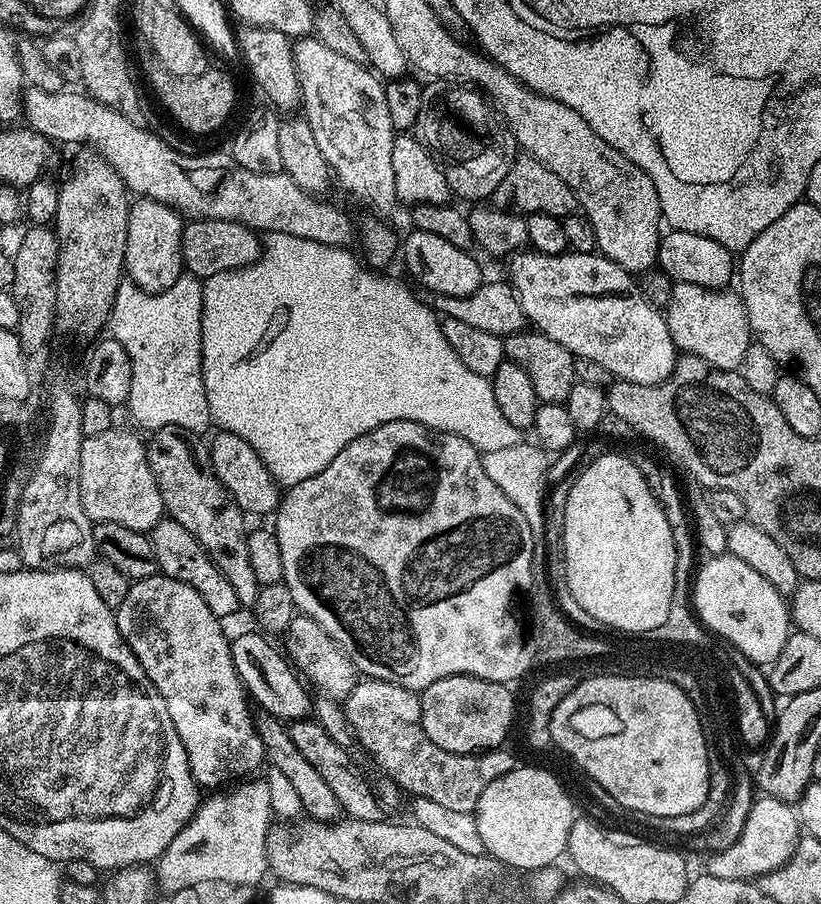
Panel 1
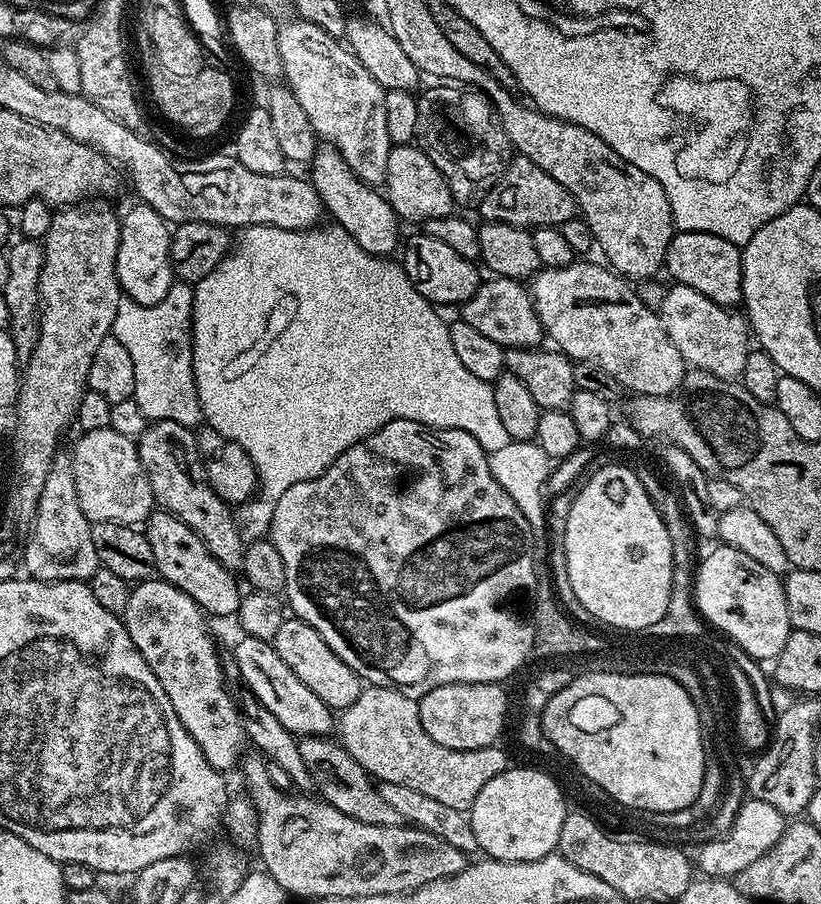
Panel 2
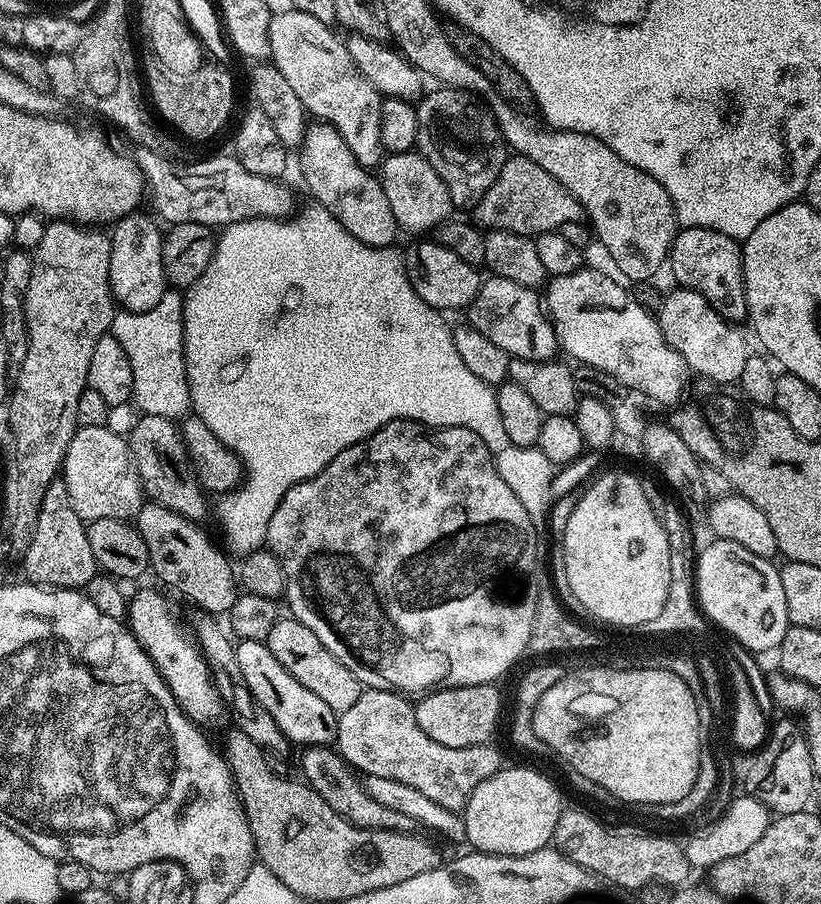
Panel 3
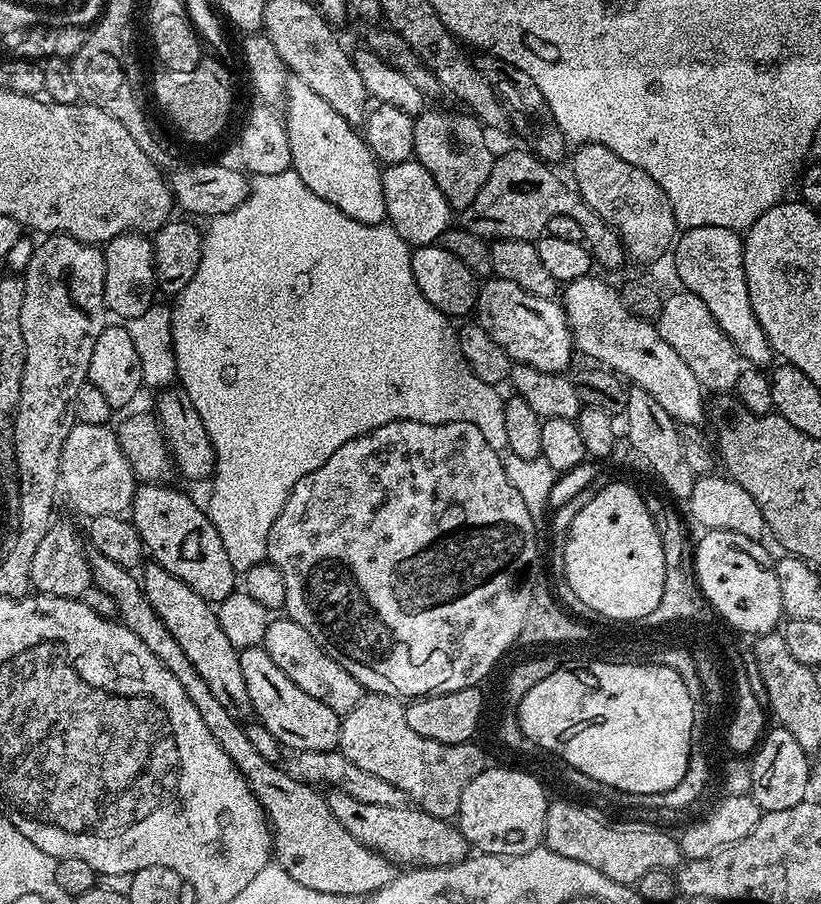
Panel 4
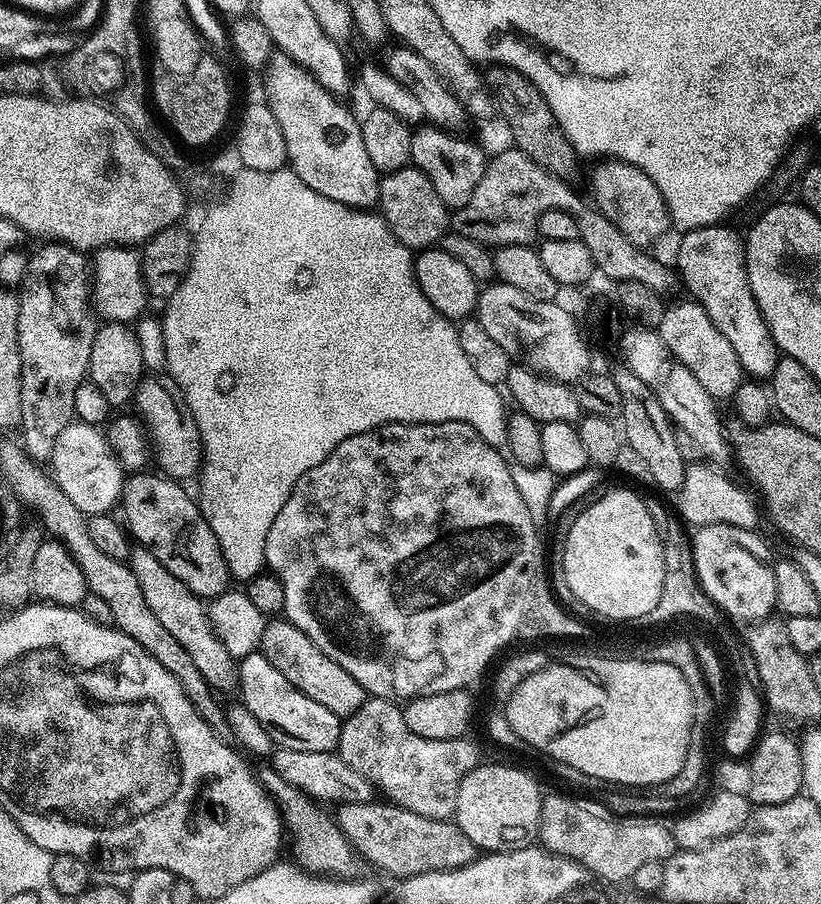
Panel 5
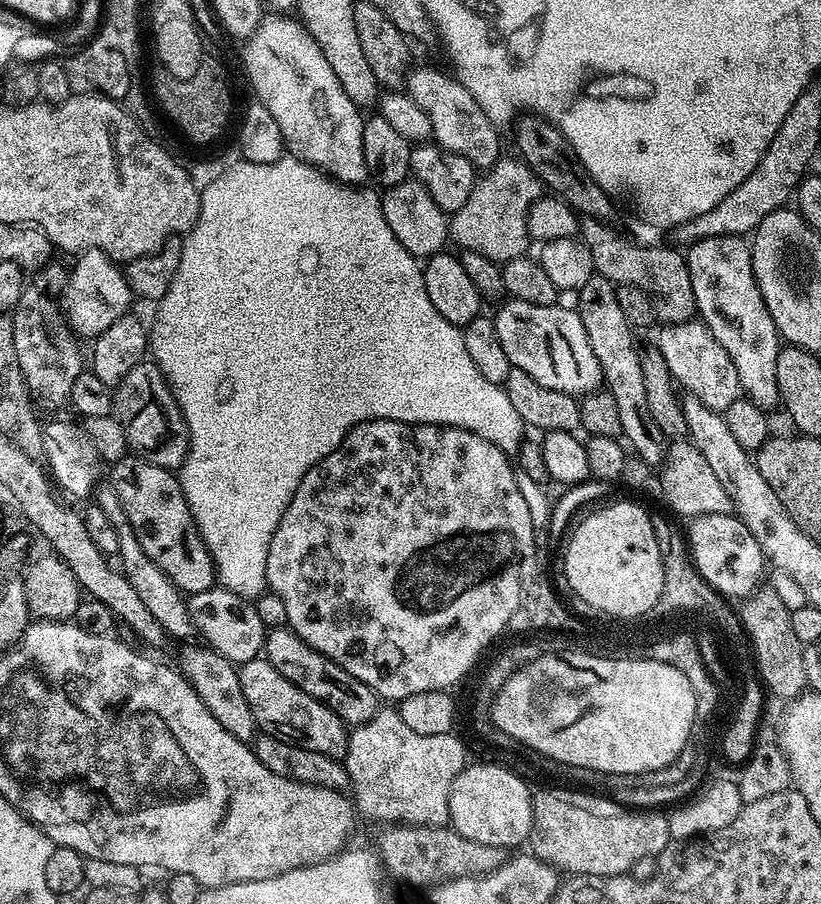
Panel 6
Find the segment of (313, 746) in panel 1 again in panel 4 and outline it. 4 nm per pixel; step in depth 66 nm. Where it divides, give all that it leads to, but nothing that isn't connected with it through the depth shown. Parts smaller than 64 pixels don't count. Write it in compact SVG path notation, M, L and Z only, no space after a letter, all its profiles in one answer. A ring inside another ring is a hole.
M335 790L329 791L326 799L334 818L338 818L338 822L342 822L342 826L346 826L348 833L354 834L354 838L358 842L362 842L362 846L391 860L393 865L408 864L404 866L409 869L445 868L469 859L470 845L459 827L455 823L423 812L420 808L415 806L370 806L366 802L358 802L358 798L350 798L350 794L342 794Z

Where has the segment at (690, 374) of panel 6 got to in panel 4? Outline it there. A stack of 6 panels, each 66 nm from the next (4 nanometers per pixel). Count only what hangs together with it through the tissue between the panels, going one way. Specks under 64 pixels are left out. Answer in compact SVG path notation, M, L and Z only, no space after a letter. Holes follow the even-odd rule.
M679 290L664 300L660 316L655 320L656 329L670 346L690 366L694 378L698 378L701 388L712 394L728 394L735 389L742 371L742 357L732 339L725 334L722 326L714 322L714 314L706 310L706 302L687 290Z

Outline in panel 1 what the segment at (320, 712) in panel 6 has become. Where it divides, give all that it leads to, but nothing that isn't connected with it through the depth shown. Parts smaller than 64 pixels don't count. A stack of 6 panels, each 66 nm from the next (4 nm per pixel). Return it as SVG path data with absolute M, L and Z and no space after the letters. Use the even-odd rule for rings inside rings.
M244 632L236 637L233 635L230 640L232 661L236 673L244 684L245 692L257 705L260 703L264 707L261 709L267 715L274 716L278 720L291 722L305 719L314 708L314 700L311 695L308 697L309 689L305 681L301 679L296 669L286 659L285 653L277 645L276 649L268 641L271 639L267 635L256 632Z

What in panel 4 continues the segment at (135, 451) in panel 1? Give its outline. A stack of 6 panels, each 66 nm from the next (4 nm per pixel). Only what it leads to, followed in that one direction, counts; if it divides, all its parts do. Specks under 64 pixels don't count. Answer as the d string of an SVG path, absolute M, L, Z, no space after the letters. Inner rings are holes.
M79 422L73 424L70 434L66 434L60 454L59 487L84 518L123 513L132 503L137 483L130 462L126 454L122 454L116 433L111 427L102 424L90 426Z

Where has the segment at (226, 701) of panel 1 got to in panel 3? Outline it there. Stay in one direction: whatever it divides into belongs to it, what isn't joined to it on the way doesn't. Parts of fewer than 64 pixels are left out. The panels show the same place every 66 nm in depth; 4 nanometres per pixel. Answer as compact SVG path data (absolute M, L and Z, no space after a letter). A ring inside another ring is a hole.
M142 590L129 601L128 626L144 652L155 663L156 669L166 681L180 708L195 724L207 726L221 710L220 696L212 684L211 669L193 641L186 640L165 598L152 591Z

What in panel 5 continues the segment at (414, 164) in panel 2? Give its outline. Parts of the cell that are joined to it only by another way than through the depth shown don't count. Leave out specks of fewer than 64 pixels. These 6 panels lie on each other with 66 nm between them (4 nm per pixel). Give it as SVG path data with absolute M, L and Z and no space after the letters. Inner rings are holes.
M411 166L389 172L381 179L378 212L384 217L394 238L413 250L439 245L450 228L450 209L438 198L434 186L430 186L430 180L422 174L422 170Z

